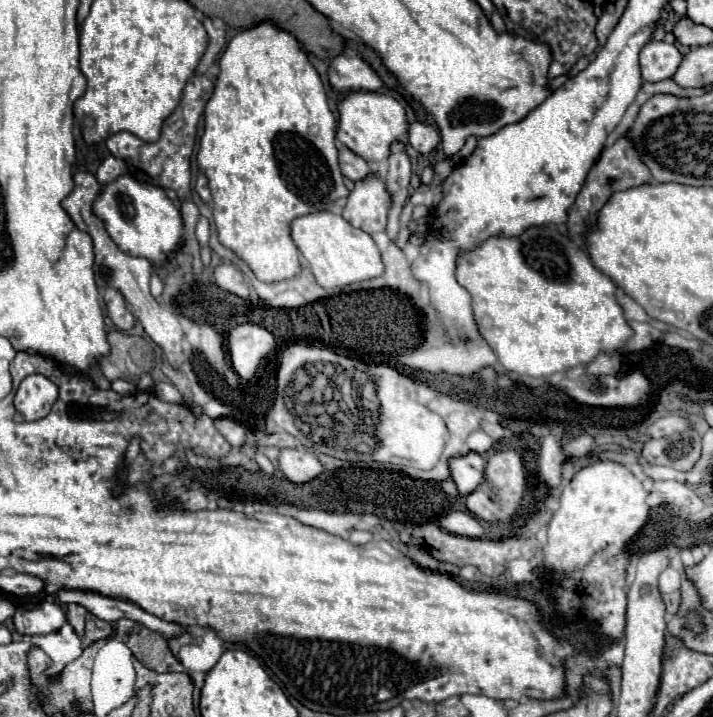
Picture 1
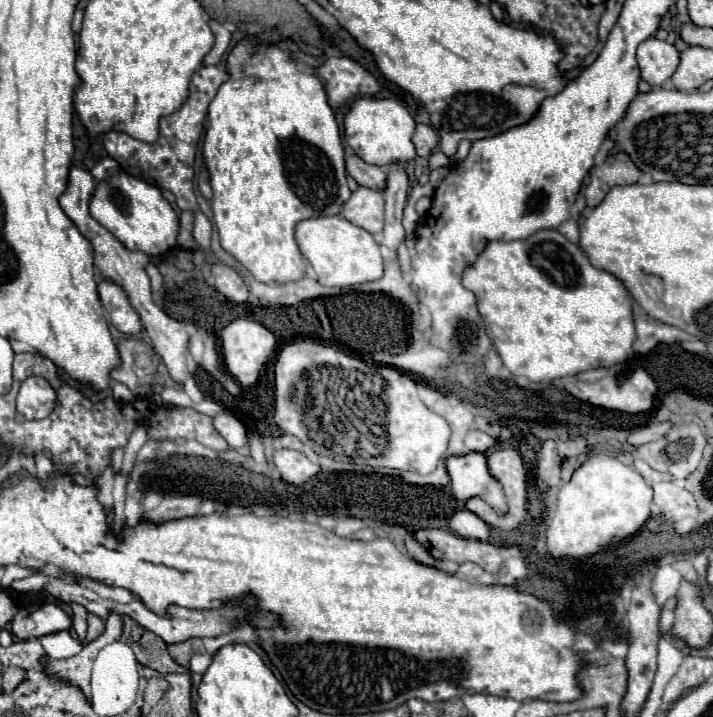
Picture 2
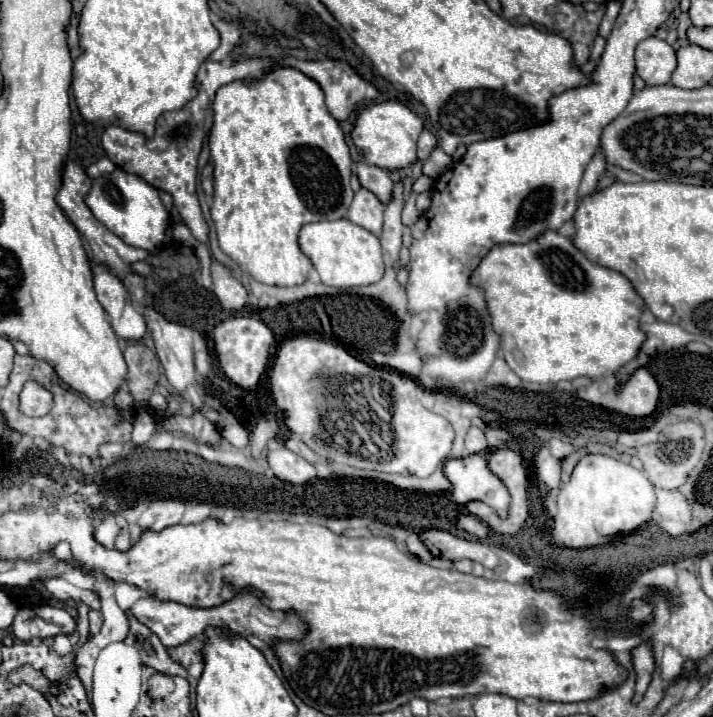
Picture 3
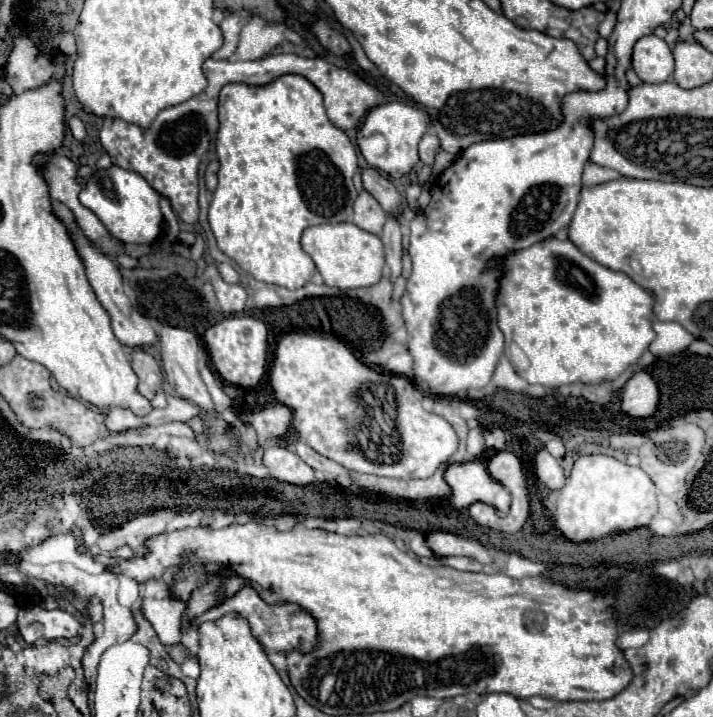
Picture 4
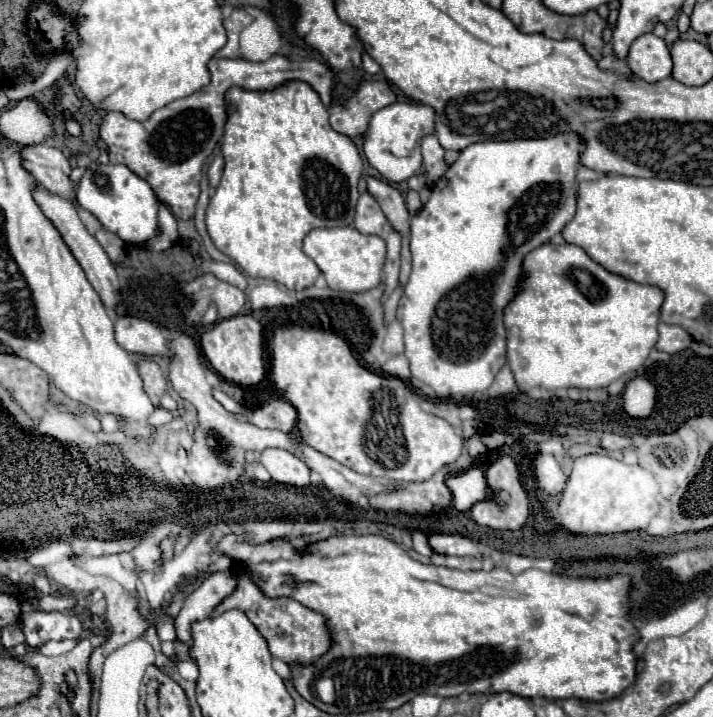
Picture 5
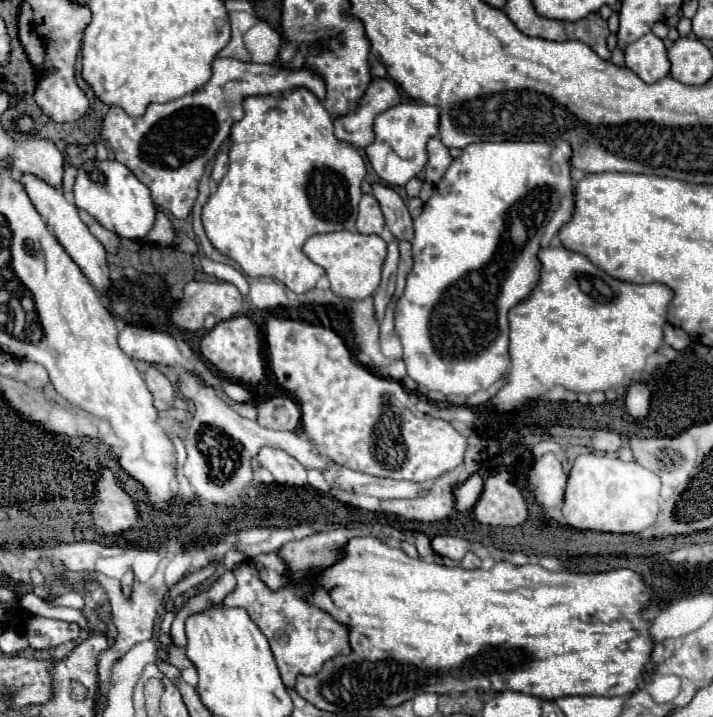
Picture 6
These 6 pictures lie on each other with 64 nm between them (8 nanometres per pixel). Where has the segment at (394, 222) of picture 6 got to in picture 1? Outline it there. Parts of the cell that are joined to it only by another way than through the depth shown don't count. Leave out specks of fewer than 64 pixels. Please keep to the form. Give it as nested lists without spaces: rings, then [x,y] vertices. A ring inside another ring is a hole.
[[[340,148],[338,160],[340,160],[342,176],[346,176],[350,180],[362,180],[364,176],[368,176],[372,172],[368,162],[364,158],[360,158],[358,154],[354,154],[352,150],[348,150],[348,148]]]

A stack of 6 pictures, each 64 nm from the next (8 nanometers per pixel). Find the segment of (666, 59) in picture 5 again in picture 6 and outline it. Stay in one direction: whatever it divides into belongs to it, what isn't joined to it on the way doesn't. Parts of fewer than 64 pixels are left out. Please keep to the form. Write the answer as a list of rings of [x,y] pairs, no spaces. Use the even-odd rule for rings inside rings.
[[[652,32],[632,42],[624,50],[624,56],[626,66],[634,74],[638,74],[646,84],[654,84],[670,74],[670,60],[666,54],[666,46]]]

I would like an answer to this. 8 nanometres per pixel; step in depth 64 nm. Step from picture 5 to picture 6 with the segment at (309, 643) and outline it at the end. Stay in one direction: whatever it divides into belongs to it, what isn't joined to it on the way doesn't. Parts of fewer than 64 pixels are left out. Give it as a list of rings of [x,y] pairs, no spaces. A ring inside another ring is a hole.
[[[252,562],[238,564],[234,568],[234,576],[238,578],[238,586],[234,588],[234,592],[230,592],[224,598],[224,606],[244,608],[252,618],[252,622],[262,630],[262,634],[270,642],[272,654],[276,658],[276,664],[280,668],[286,686],[294,686],[298,674],[308,674],[308,676],[316,674],[328,658],[350,652],[348,628],[334,622],[330,614],[308,606],[302,600],[302,594],[306,592],[304,588],[296,588],[296,590],[282,588],[278,592],[272,592],[260,582]]]

